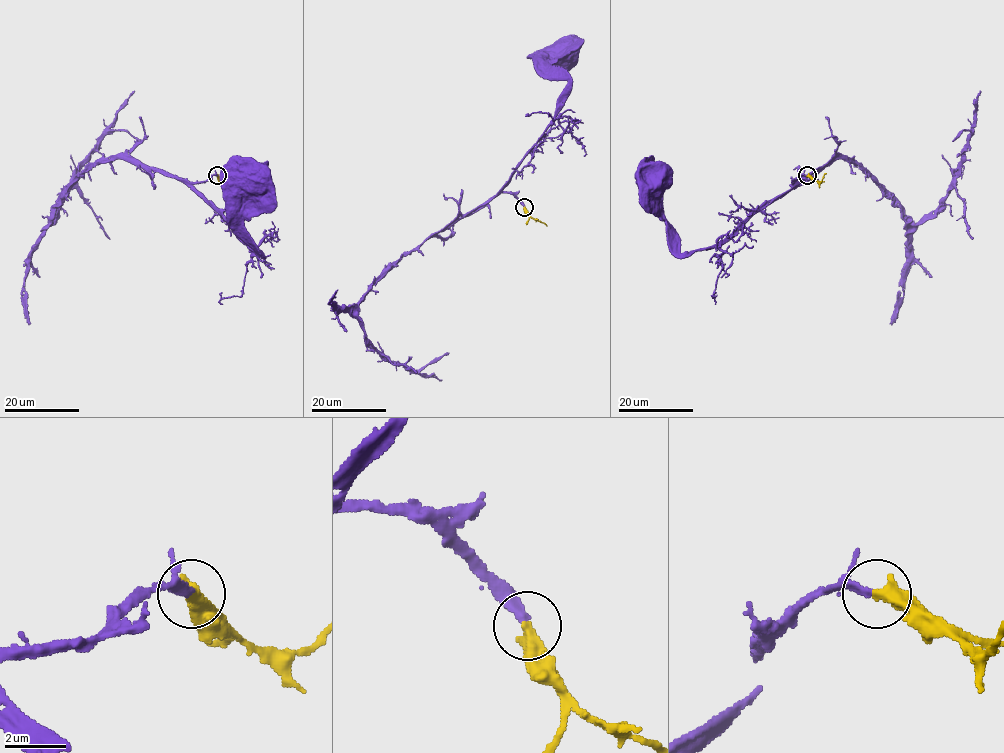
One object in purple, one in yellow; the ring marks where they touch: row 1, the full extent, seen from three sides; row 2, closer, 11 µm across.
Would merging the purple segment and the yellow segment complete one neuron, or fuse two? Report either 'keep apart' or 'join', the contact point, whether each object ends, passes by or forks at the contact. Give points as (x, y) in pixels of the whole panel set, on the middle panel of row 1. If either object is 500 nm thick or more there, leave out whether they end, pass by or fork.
join; place (524, 207)

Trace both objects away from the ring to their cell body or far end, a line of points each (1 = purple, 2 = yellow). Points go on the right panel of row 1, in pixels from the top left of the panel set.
1: (806, 176), (800, 175), (793, 186), (763, 204), (721, 241), (683, 253), (666, 227), (660, 189), (655, 184)
2: (807, 176), (820, 182), (826, 173)

